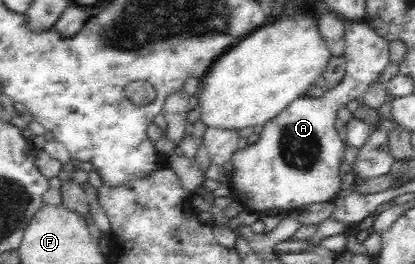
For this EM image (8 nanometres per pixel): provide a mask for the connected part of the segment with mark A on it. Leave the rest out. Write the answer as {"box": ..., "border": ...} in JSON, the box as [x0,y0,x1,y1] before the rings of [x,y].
{"box":[230,21,391,214],"border":[[[347,21],[345,33],[346,48],[343,57],[346,61],[343,80],[336,86],[325,88],[324,94],[318,98],[302,96],[293,100],[288,106],[269,120],[260,133],[260,139],[247,145],[232,156],[230,164],[233,167],[230,172],[230,180],[234,184],[232,198],[240,201],[244,209],[261,214],[270,210],[285,210],[287,212],[301,209],[309,204],[328,202],[338,196],[342,179],[340,167],[344,160],[345,147],[336,131],[336,120],[341,108],[347,108],[347,104],[359,99],[361,104],[363,96],[372,88],[381,87],[380,75],[391,63],[390,43],[364,21]]]}

